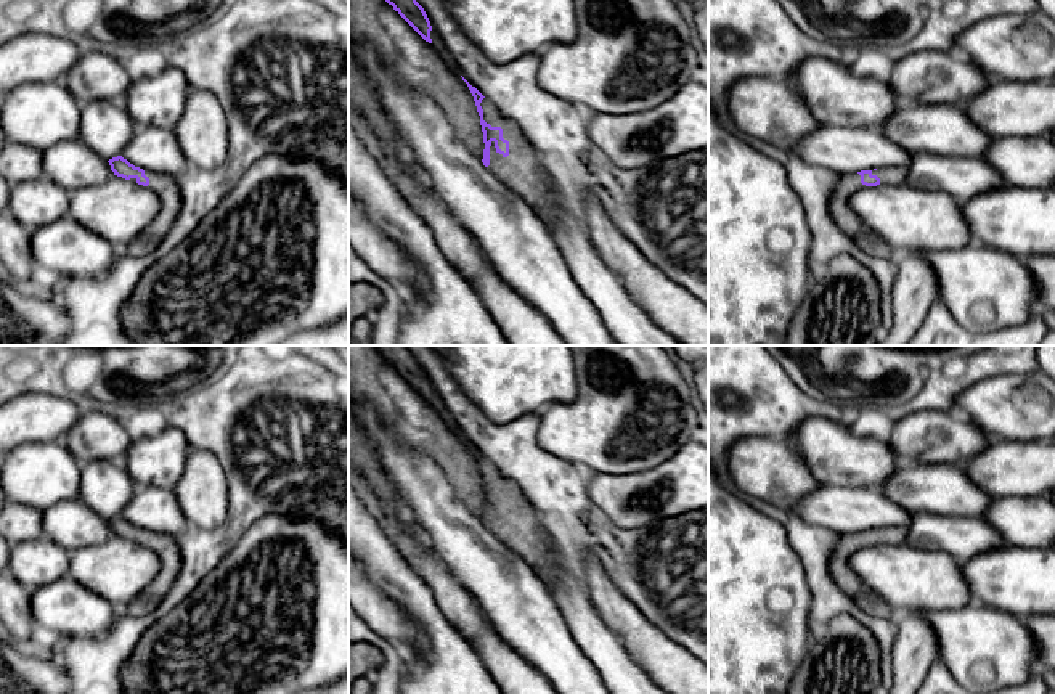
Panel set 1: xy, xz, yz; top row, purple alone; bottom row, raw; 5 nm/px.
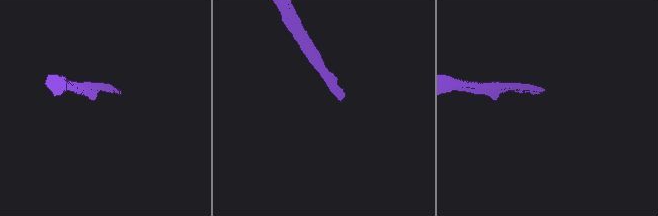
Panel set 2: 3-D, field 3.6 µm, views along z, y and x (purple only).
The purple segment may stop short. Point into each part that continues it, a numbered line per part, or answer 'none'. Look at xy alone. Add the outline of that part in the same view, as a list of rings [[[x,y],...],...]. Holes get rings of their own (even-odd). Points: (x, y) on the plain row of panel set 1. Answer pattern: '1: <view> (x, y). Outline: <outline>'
1: xy (164, 545). Outline: [[[145,530],[145,535],[149,538],[148,548],[161,561],[161,569],[154,580],[127,607],[125,615],[132,617],[151,614],[162,602],[180,572],[180,548],[175,537],[153,530]]]

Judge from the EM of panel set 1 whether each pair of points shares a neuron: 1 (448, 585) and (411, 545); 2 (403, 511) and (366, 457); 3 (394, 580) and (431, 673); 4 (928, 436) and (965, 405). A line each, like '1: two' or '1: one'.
1: one
2: one
3: one
4: two

